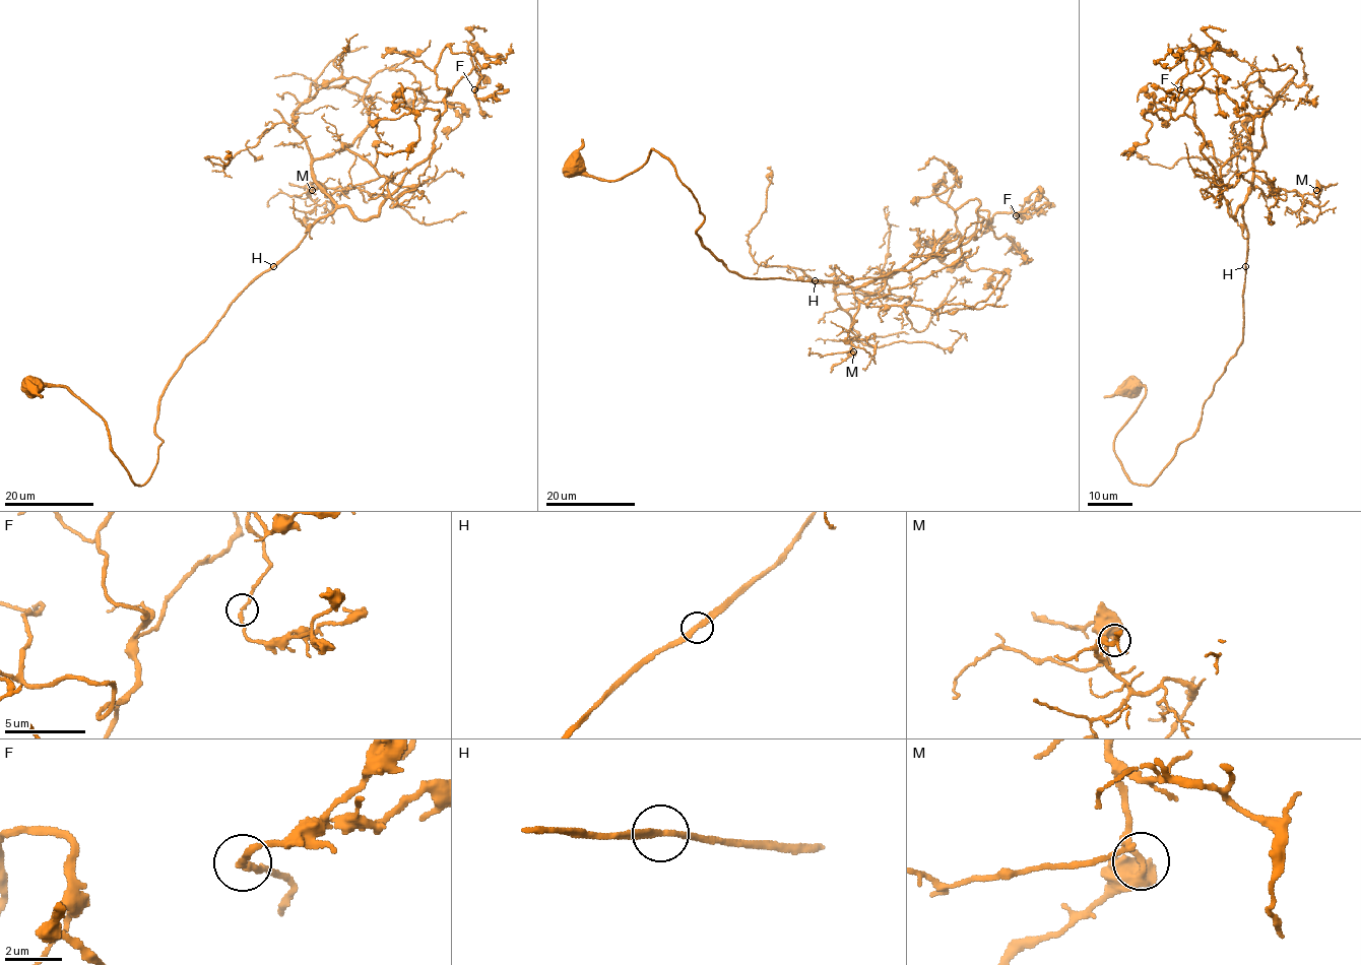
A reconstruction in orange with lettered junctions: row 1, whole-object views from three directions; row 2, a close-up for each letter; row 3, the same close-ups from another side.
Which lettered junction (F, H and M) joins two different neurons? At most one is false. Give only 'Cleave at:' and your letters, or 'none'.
Cleave at: none

